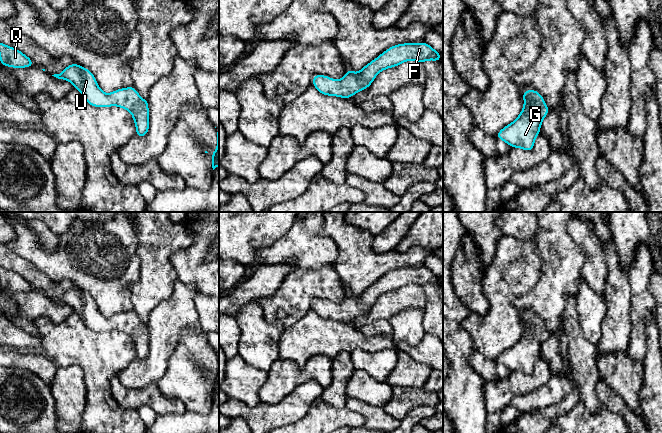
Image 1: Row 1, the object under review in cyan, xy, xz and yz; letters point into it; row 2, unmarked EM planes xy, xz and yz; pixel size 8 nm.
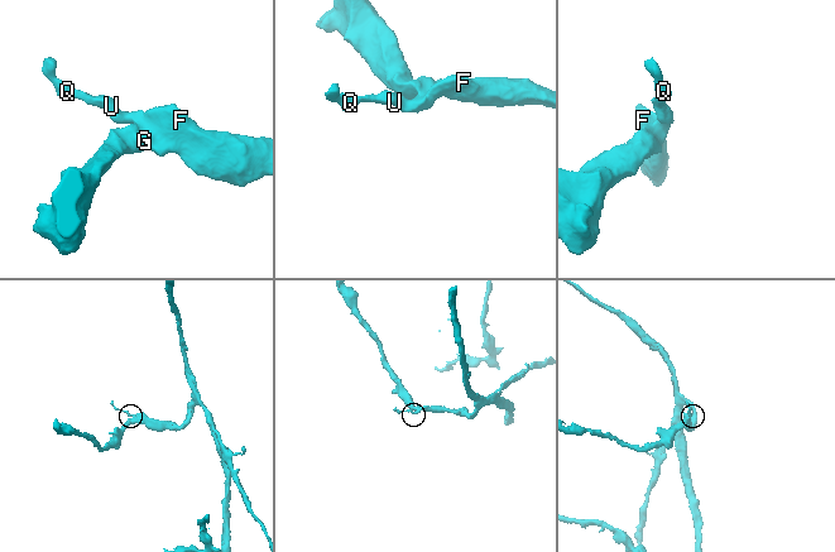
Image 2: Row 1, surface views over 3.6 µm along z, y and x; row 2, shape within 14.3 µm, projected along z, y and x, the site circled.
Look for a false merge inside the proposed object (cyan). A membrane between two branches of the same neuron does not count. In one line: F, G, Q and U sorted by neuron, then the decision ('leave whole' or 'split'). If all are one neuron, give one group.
groups F G Q U; leave whole

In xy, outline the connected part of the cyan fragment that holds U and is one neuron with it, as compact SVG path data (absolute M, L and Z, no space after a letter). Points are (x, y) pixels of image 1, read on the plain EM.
M76 287L68 289L61 297L52 300L71 306L87 327L93 331L118 330L126 333L132 338L136 349L136 360L144 361L148 357L148 325L142 323L133 310L106 318L99 312L94 299L87 292Z

